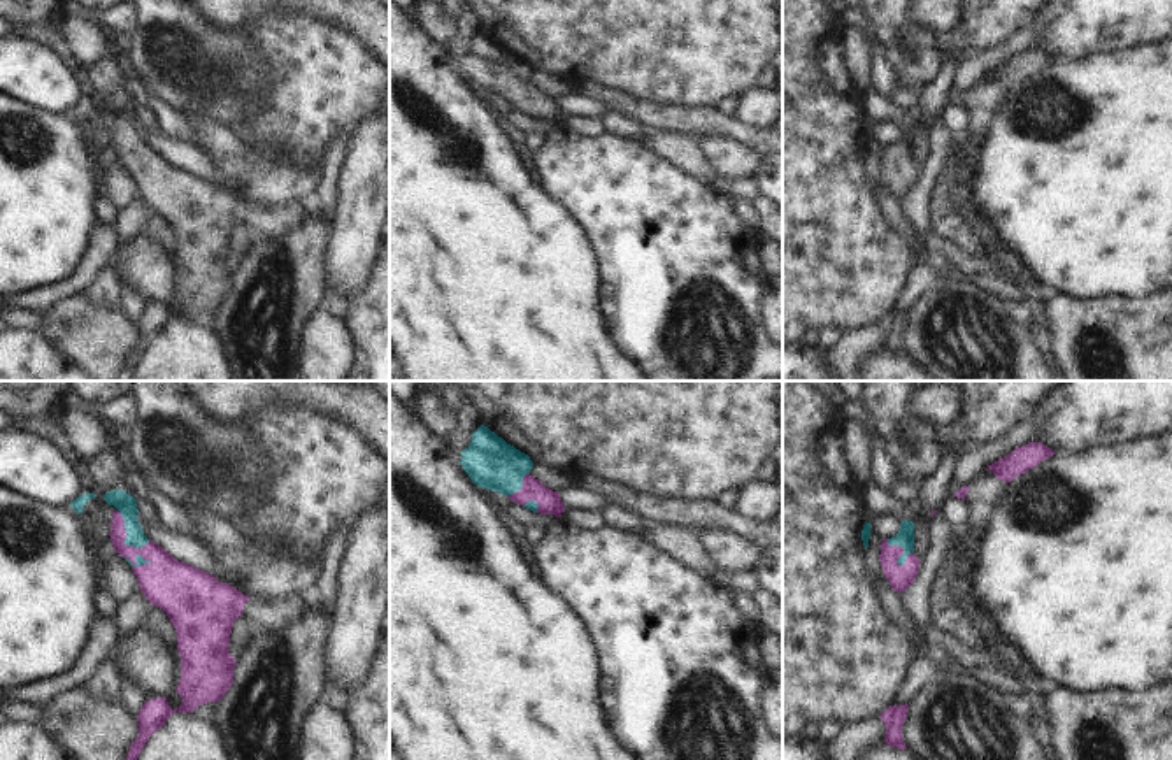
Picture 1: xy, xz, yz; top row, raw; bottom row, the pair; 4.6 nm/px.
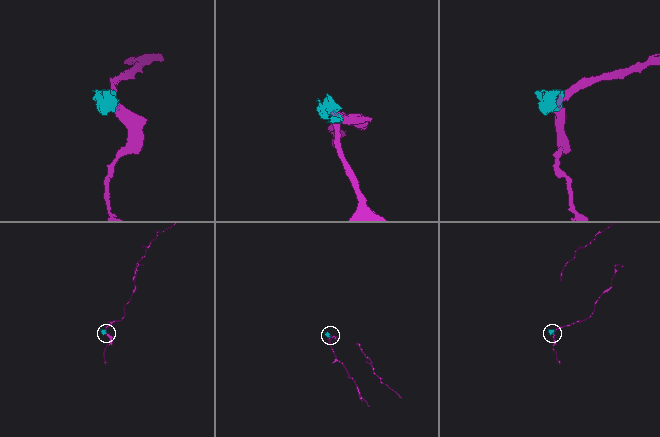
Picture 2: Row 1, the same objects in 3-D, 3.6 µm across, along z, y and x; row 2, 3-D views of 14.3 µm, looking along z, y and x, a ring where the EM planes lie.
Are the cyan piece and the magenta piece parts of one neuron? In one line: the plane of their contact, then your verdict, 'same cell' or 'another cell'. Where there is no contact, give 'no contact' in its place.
xy | same cell

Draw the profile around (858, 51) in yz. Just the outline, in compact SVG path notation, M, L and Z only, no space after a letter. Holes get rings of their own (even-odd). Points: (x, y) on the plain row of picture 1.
M856 26L844 30L842 60L861 95L868 86L872 86L874 53L875 53L874 44L863 30Z

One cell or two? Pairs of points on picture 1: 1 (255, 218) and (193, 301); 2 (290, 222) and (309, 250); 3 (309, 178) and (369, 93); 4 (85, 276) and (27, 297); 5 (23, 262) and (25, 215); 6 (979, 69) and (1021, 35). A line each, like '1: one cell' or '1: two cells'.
1: one cell
2: two cells
3: two cells
4: one cell
5: one cell
6: one cell

